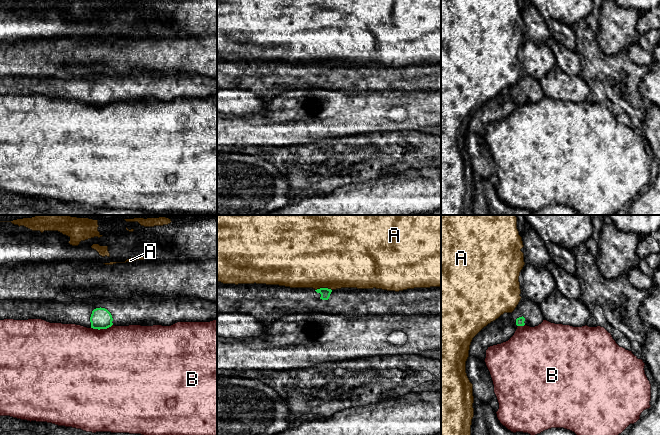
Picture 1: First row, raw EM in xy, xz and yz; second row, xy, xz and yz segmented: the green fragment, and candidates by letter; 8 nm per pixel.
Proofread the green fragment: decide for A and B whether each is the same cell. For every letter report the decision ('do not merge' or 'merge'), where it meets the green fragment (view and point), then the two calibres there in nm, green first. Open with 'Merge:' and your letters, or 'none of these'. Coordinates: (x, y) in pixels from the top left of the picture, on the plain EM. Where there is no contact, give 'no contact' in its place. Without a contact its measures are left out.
Merge: none of these
A: do not merge | xz (323, 64) | 80/500 nm
B: do not merge | xy (101, 104) | 170/480 nm

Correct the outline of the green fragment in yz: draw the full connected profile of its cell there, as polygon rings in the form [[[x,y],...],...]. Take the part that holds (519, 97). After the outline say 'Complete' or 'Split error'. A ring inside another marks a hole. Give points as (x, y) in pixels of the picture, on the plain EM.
[[[523,73],[511,90],[517,103],[524,101],[535,103],[544,96],[540,81]]]. Split error

